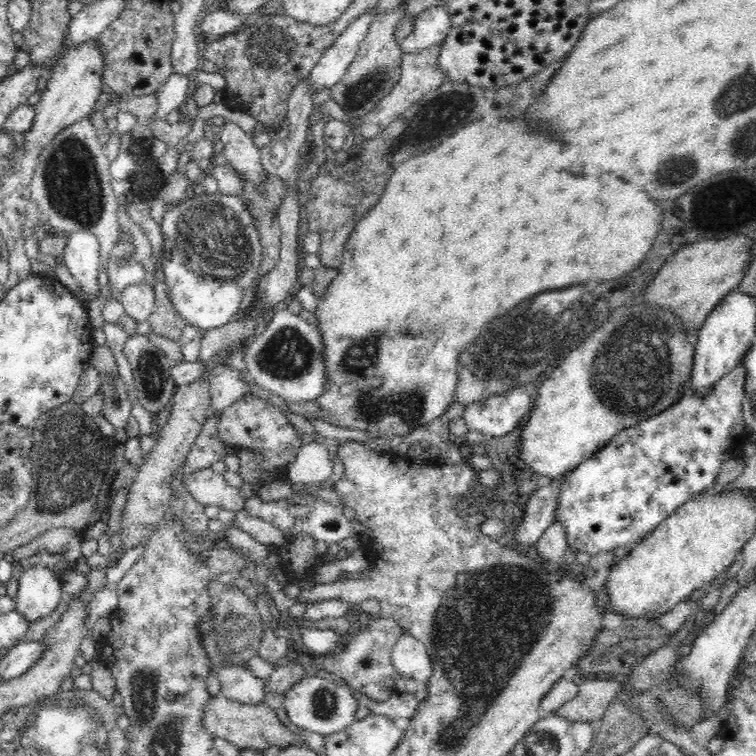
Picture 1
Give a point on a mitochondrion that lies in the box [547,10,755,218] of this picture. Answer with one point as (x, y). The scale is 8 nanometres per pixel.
(678, 171)

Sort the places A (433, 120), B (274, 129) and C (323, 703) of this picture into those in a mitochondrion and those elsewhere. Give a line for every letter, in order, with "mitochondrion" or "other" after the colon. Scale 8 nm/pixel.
A: mitochondrion
B: other
C: mitochondrion

